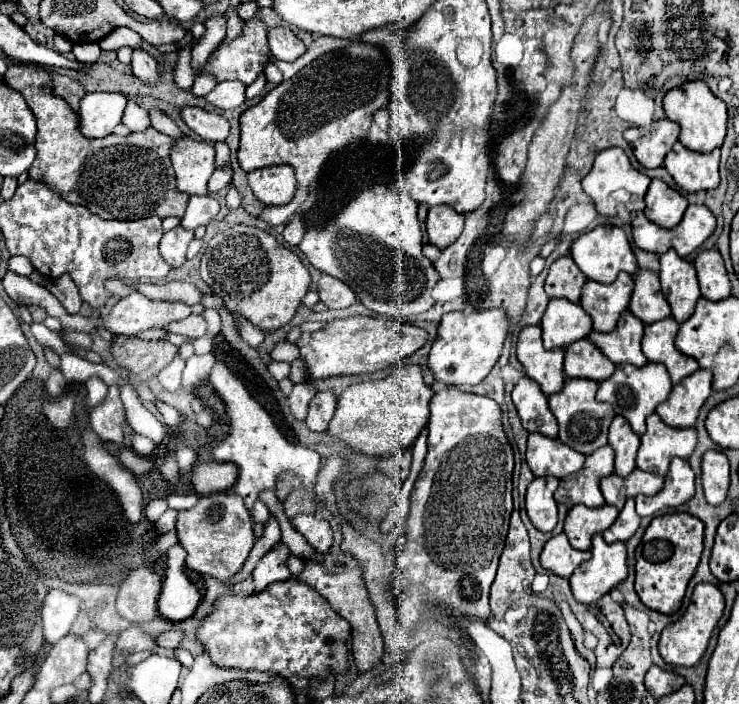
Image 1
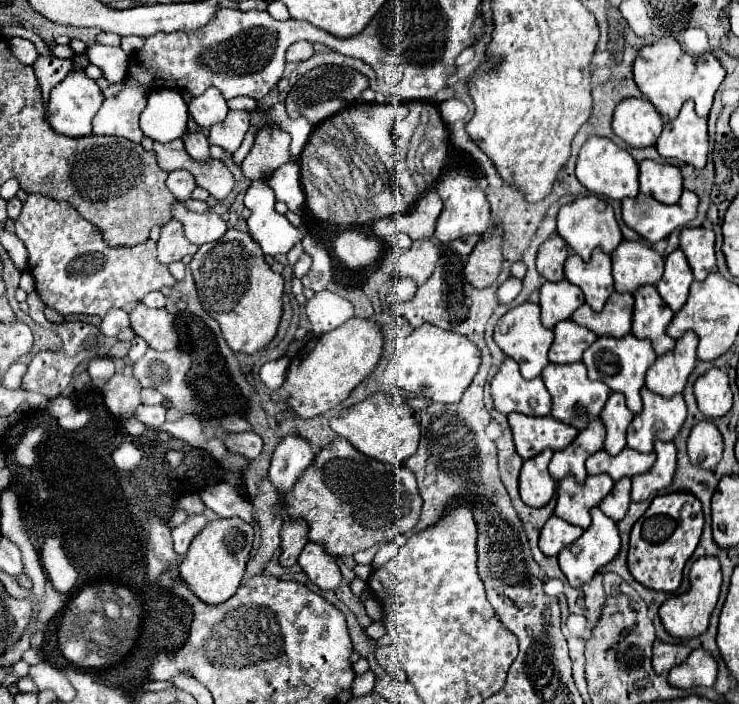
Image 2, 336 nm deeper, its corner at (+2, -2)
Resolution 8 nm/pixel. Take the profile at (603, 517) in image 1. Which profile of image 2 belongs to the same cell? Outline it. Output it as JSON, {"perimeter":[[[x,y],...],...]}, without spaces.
{"perimeter":[[[566,476],[558,482],[558,498],[554,514],[570,524],[588,528],[590,526],[590,508],[598,506],[600,500],[614,488],[610,476],[588,476],[584,484],[576,484],[572,476]]]}

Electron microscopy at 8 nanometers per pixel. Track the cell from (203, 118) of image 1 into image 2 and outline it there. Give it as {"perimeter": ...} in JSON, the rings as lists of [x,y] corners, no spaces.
{"perimeter":[[[230,110],[224,122],[210,128],[208,140],[210,144],[222,146],[228,152],[236,152],[250,128],[250,112],[246,110]]]}

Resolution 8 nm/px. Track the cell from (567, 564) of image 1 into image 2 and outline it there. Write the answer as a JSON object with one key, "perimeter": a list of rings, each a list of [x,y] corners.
{"perimeter":[[[550,516],[550,520],[544,524],[544,528],[540,530],[540,550],[546,556],[556,556],[562,548],[566,548],[568,544],[572,544],[574,540],[578,540],[582,536],[582,528],[568,524],[564,520],[560,520],[558,516]]]}

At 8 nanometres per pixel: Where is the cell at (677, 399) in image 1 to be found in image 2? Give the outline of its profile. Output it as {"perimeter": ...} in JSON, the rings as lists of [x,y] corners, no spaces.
{"perimeter":[[[686,332],[684,336],[680,336],[672,352],[658,356],[652,368],[648,368],[644,386],[664,398],[680,394],[686,386],[690,372],[696,366],[696,348],[698,336],[694,332]]]}

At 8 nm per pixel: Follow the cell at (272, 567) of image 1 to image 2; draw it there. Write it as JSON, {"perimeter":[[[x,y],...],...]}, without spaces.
{"perimeter":[[[286,436],[280,440],[272,454],[272,464],[268,470],[280,500],[286,490],[292,490],[300,474],[310,466],[312,458],[314,458],[312,446],[302,436]]]}

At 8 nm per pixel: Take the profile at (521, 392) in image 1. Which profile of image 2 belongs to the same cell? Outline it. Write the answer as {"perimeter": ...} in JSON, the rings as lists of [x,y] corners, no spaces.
{"perimeter":[[[506,358],[490,384],[494,408],[502,414],[522,412],[528,416],[548,416],[552,408],[550,394],[538,376],[536,380],[524,380],[518,364]]]}

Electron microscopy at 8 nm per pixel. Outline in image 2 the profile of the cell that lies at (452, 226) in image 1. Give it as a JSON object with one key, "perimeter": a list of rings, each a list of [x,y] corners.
{"perimeter":[[[416,240],[398,260],[396,278],[410,278],[418,286],[428,280],[438,262],[438,246],[434,240]]]}

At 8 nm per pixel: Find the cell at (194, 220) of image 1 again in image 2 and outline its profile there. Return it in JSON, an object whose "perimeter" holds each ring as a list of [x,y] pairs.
{"perimeter":[[[176,200],[172,204],[172,218],[180,220],[184,224],[186,238],[198,246],[222,238],[224,232],[228,230],[228,224],[218,214],[214,214],[214,212],[206,212],[206,214],[188,212],[184,208],[184,202],[180,202],[180,200]]]}

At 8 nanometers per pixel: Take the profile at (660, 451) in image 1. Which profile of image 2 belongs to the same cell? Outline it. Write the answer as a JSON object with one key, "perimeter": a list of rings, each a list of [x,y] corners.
{"perimeter":[[[648,388],[640,390],[644,408],[634,416],[626,432],[628,448],[652,452],[654,440],[673,441],[686,420],[686,404],[682,396],[656,396]]]}

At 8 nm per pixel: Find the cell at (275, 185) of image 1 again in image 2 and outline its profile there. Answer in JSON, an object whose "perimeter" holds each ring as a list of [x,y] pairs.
{"perimeter":[[[262,126],[256,132],[254,146],[242,162],[242,172],[246,178],[262,178],[264,172],[272,172],[278,166],[292,160],[290,156],[290,134],[276,126]]]}

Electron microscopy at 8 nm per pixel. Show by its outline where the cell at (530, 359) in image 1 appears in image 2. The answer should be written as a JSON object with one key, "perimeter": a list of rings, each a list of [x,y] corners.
{"perimeter":[[[522,302],[514,308],[510,308],[494,326],[494,342],[502,348],[502,352],[510,358],[514,358],[520,366],[520,372],[526,380],[532,380],[540,376],[548,360],[548,350],[552,346],[554,332],[550,328],[544,328],[540,322],[540,306],[532,302]]]}

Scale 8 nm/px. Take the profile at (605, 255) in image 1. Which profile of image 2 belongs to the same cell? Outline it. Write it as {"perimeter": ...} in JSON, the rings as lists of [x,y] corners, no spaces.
{"perimeter":[[[596,194],[576,198],[574,202],[562,206],[558,210],[558,234],[568,242],[572,252],[582,256],[584,260],[588,260],[592,250],[598,246],[610,254],[622,242],[622,232],[618,228],[616,218],[614,218],[612,206],[606,200],[598,198]]]}

